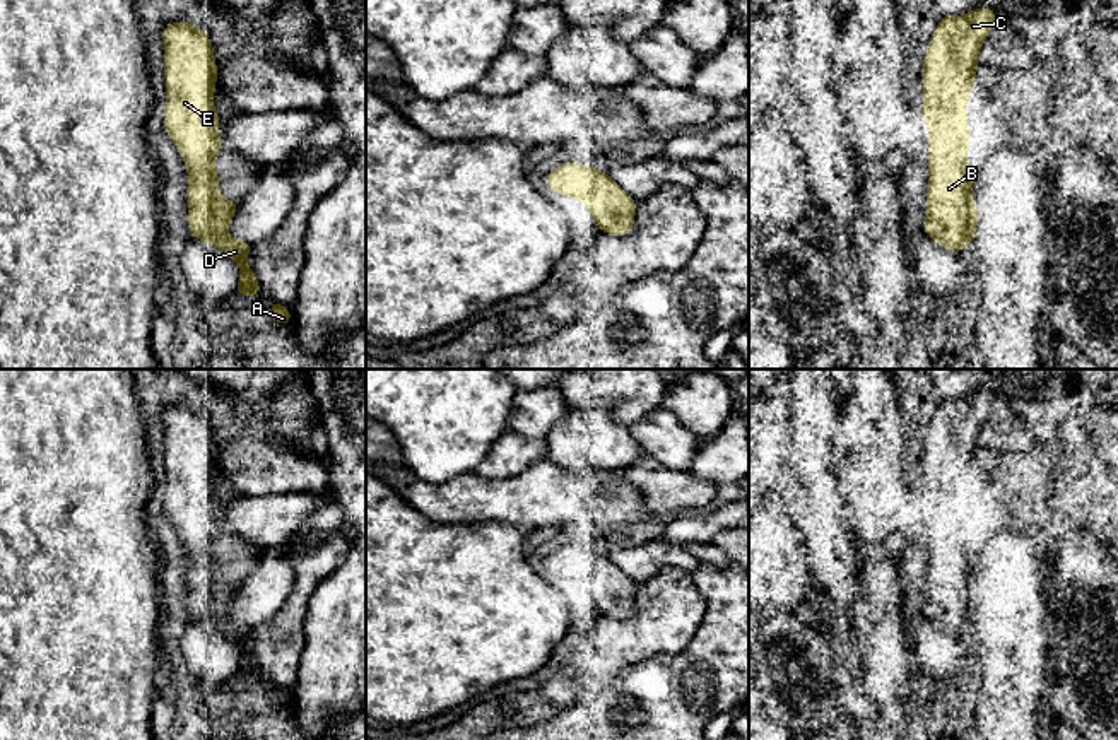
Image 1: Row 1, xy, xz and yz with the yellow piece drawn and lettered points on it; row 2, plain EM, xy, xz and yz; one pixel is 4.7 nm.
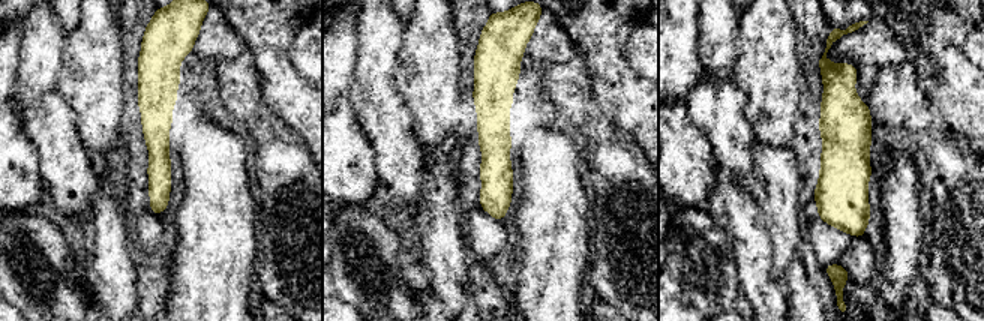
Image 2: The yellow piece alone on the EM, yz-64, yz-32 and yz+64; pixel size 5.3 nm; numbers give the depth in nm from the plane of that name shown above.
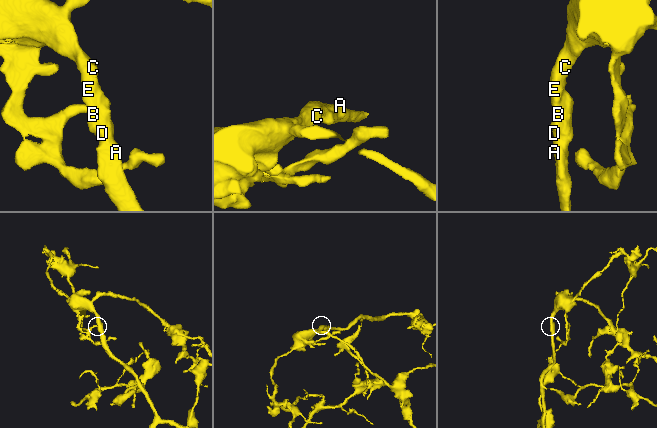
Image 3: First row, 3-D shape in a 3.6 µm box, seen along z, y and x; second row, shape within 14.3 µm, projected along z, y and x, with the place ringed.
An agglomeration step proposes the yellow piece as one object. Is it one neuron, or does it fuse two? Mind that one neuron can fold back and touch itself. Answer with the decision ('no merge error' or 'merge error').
no merge error

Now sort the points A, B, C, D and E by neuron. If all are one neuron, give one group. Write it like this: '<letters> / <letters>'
A B C D E

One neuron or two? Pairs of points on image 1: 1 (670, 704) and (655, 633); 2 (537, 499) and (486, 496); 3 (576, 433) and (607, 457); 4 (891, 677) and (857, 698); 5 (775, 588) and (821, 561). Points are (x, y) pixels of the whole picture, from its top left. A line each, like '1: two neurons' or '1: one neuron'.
1: two neurons
2: one neuron
3: one neuron
4: two neurons
5: two neurons

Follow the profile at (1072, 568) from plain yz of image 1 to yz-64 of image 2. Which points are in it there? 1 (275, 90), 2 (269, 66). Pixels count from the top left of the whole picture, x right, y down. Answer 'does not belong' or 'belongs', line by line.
1: does not belong
2: does not belong

